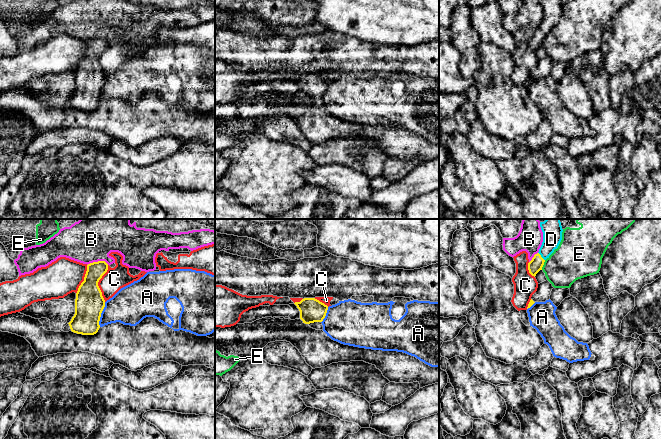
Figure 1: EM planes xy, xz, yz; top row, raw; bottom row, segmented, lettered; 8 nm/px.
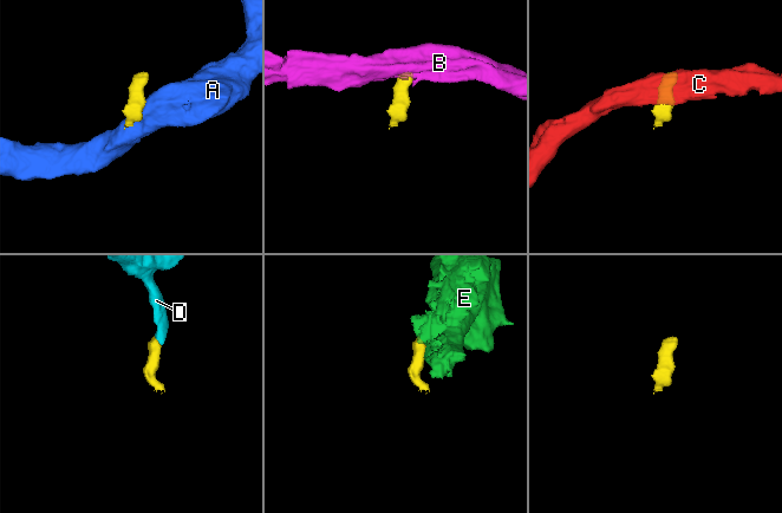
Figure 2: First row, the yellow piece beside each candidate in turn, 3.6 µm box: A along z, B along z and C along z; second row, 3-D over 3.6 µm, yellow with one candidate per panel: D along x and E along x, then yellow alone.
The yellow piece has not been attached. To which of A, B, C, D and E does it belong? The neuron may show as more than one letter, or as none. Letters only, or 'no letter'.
D

